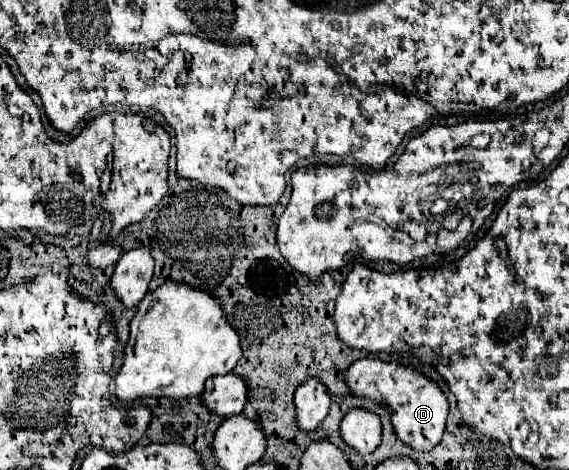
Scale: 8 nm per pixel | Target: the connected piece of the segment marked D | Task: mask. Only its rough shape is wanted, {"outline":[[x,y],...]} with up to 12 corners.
{"outline":[[367,357],[343,379],[389,407],[413,451],[439,445],[447,397],[417,369]]}

